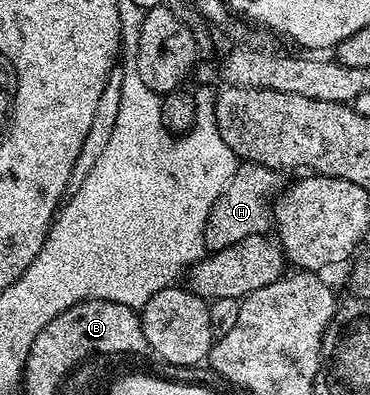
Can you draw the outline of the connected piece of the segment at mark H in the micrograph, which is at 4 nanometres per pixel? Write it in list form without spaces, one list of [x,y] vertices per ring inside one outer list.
[[[243,163],[236,168],[233,179],[229,179],[225,191],[221,191],[217,203],[213,203],[209,211],[209,219],[203,232],[204,250],[216,253],[225,247],[233,247],[233,243],[241,243],[241,239],[266,234],[266,229],[272,228],[273,213],[269,202],[276,192],[275,177],[276,170],[267,169],[264,165]]]

